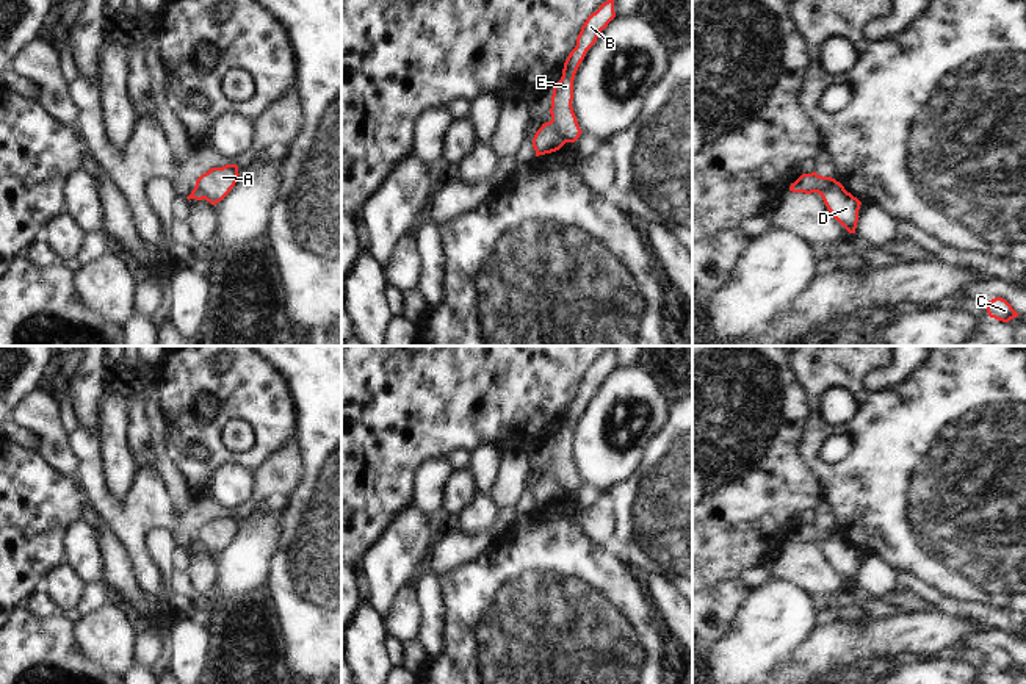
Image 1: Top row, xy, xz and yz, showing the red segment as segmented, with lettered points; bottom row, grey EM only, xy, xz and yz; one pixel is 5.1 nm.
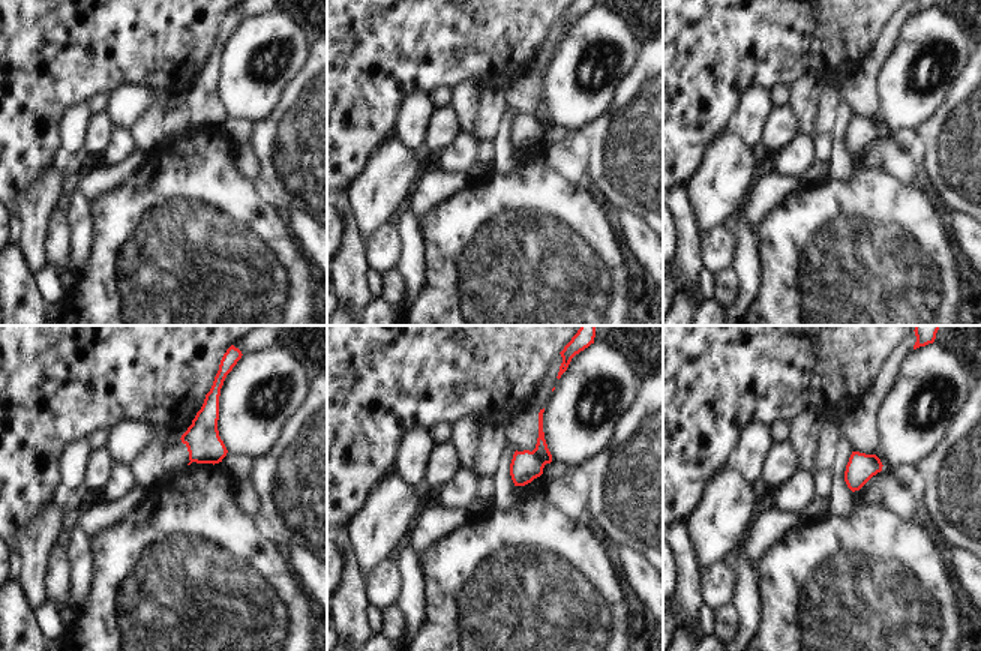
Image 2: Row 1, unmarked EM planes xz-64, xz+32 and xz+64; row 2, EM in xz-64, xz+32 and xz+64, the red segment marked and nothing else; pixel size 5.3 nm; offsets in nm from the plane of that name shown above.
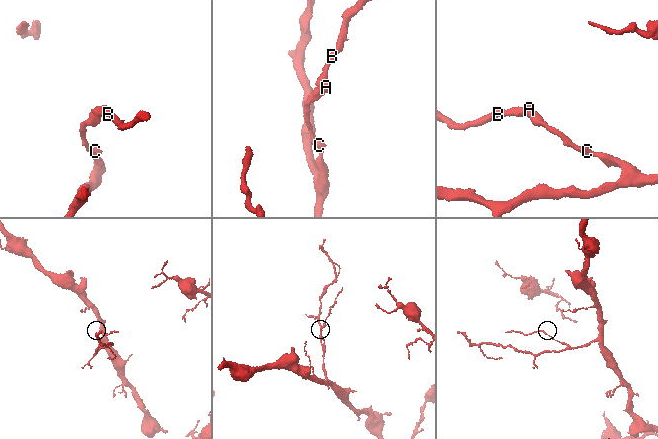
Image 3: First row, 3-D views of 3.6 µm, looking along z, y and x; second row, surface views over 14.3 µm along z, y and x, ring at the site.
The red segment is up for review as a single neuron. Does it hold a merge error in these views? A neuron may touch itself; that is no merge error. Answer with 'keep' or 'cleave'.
cleave

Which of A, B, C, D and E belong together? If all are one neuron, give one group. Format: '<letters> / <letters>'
A B E / C D

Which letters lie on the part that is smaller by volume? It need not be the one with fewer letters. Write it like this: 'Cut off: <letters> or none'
Cut off: A, B, E

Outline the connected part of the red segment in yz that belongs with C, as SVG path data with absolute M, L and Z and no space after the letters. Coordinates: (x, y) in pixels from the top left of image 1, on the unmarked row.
M995 648L995 650L988 651L987 653L987 664L990 668L995 668L1003 673L1009 673L1010 670L1013 670L1020 665L1003 648Z

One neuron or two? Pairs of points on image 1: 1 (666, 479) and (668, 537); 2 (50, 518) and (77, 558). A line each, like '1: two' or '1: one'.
1: one
2: two

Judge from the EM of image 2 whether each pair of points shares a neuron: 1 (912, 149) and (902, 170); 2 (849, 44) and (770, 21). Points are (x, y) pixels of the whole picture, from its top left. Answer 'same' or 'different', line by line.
1: same
2: same

